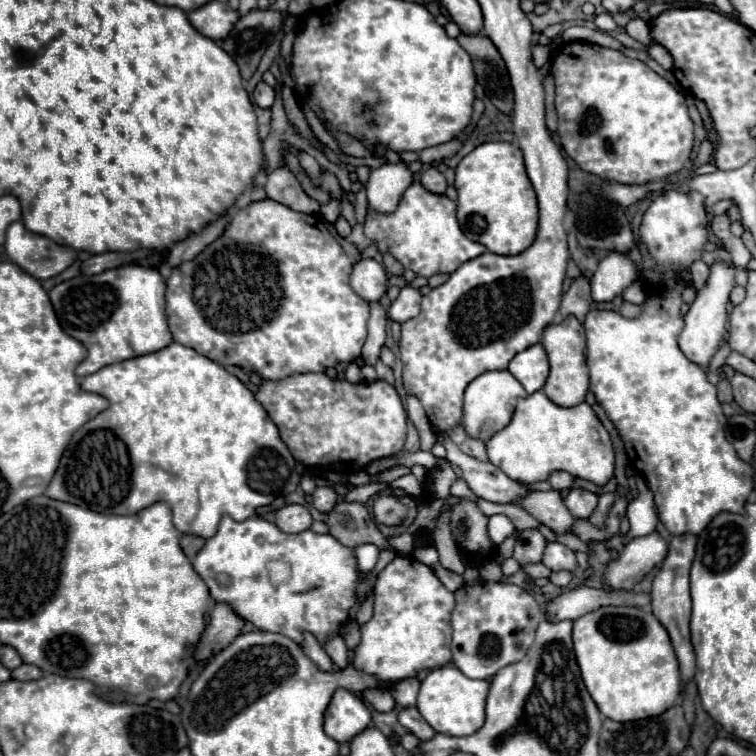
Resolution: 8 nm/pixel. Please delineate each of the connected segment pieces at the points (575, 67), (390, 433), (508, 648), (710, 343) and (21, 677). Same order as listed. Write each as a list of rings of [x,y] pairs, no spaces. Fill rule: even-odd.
[[[571,41],[557,49],[557,57],[551,61],[551,75],[555,77],[557,93],[557,135],[567,155],[583,171],[617,183],[643,185],[679,173],[689,161],[695,135],[685,97],[667,79],[657,75],[647,63],[629,59],[621,51],[611,51],[601,45]]]
[[[299,373],[279,381],[261,379],[255,391],[255,399],[263,405],[263,409],[277,425],[281,439],[295,457],[295,461],[307,467],[319,467],[351,475],[357,471],[365,471],[377,459],[401,453],[405,445],[407,413],[395,387],[381,379],[373,383],[351,383],[347,379],[331,379],[327,373]]]
[[[475,583],[455,591],[453,665],[469,679],[491,679],[499,669],[521,661],[535,639],[535,627],[543,619],[543,609],[523,587],[509,583]]]
[[[717,261],[709,265],[709,277],[705,285],[697,289],[695,301],[689,305],[689,311],[685,315],[685,327],[679,335],[681,351],[685,353],[687,359],[691,359],[697,365],[707,365],[721,345],[721,339],[725,335],[729,293],[733,291],[733,287],[735,287],[735,267],[729,261]]]
[[[21,665],[21,667],[17,667],[17,669],[13,669],[11,671],[11,677],[13,679],[17,679],[17,681],[35,681],[35,679],[39,679],[43,675],[43,671],[41,669],[37,669],[37,667],[33,667],[33,665]]]

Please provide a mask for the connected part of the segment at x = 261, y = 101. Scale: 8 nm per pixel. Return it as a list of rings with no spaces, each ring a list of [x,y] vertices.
[[[261,81],[253,91],[253,99],[259,107],[271,107],[275,101],[275,91],[273,91],[273,87],[269,87],[267,83]]]

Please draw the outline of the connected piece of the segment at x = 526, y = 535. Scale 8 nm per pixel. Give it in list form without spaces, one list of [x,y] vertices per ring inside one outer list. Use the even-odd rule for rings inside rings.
[[[525,529],[519,533],[513,557],[519,563],[539,563],[543,557],[545,545],[547,545],[547,541],[539,529]]]

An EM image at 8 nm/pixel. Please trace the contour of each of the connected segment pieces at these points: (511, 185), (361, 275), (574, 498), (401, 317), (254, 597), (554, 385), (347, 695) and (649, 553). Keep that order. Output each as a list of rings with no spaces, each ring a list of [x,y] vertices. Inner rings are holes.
[[[491,141],[475,147],[457,165],[455,189],[459,195],[457,219],[467,239],[485,245],[491,253],[497,255],[519,255],[533,243],[537,233],[537,197],[523,165],[523,153],[517,145],[505,141]]]
[[[359,259],[353,265],[351,289],[365,301],[379,301],[387,291],[387,273],[375,259]]]
[[[571,489],[563,503],[575,517],[587,519],[595,511],[595,507],[599,503],[599,495],[585,491],[585,489]]]
[[[407,285],[401,289],[399,297],[391,303],[391,309],[389,309],[389,317],[393,321],[399,321],[399,323],[405,323],[407,319],[413,319],[415,315],[419,315],[419,307],[421,307],[421,291]]]
[[[225,515],[219,523],[219,531],[215,537],[207,539],[203,549],[195,555],[191,561],[195,573],[205,581],[209,587],[211,599],[217,603],[227,603],[235,615],[239,615],[245,621],[251,621],[261,631],[271,631],[285,635],[293,639],[295,643],[303,643],[305,633],[315,635],[315,639],[325,645],[325,641],[341,631],[341,627],[349,619],[351,607],[357,603],[357,583],[359,583],[359,567],[357,557],[353,549],[341,545],[331,535],[319,535],[313,531],[303,531],[297,535],[283,533],[277,525],[261,519],[261,517],[249,517],[245,521],[235,521],[229,515]],[[281,559],[287,561],[293,569],[293,575],[287,583],[281,583],[279,587],[273,587],[267,575],[267,561]]]
[[[567,317],[559,325],[551,325],[545,329],[545,337],[541,339],[541,345],[547,349],[551,373],[543,387],[545,395],[553,399],[559,407],[575,407],[577,403],[585,401],[585,395],[589,391],[589,371],[585,363],[585,331],[583,325],[575,317]]]
[[[337,689],[325,711],[325,733],[335,741],[351,741],[371,723],[369,707],[351,691]]]
[[[657,533],[645,537],[635,537],[625,545],[619,559],[609,565],[605,573],[605,583],[613,589],[631,591],[655,565],[667,557],[667,541]]]

